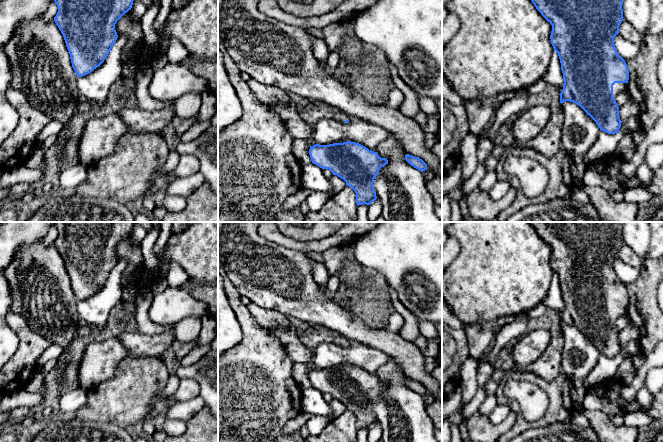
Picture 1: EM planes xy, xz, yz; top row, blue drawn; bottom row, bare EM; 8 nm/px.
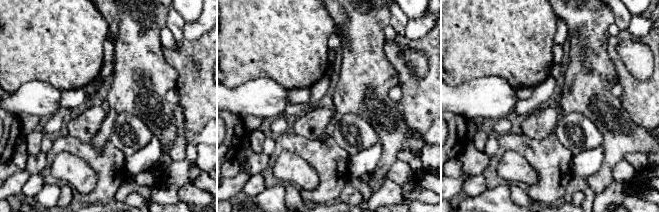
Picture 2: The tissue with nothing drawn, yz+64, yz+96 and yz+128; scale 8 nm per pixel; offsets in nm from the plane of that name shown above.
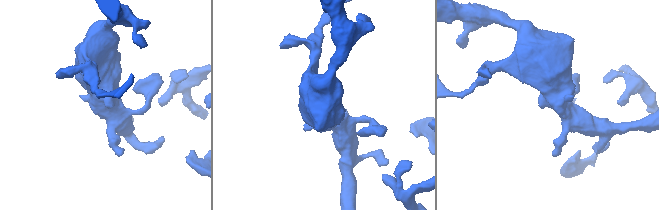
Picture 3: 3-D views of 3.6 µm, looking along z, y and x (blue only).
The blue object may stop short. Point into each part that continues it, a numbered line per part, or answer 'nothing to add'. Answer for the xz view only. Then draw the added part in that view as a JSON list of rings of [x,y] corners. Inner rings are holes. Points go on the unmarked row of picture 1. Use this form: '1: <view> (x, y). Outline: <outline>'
1: xz (339, 339). Outline: [[[333,331],[332,336],[333,336],[332,342],[339,345],[339,346],[344,347],[346,344],[349,344],[349,345],[351,344],[351,341],[340,333]]]

